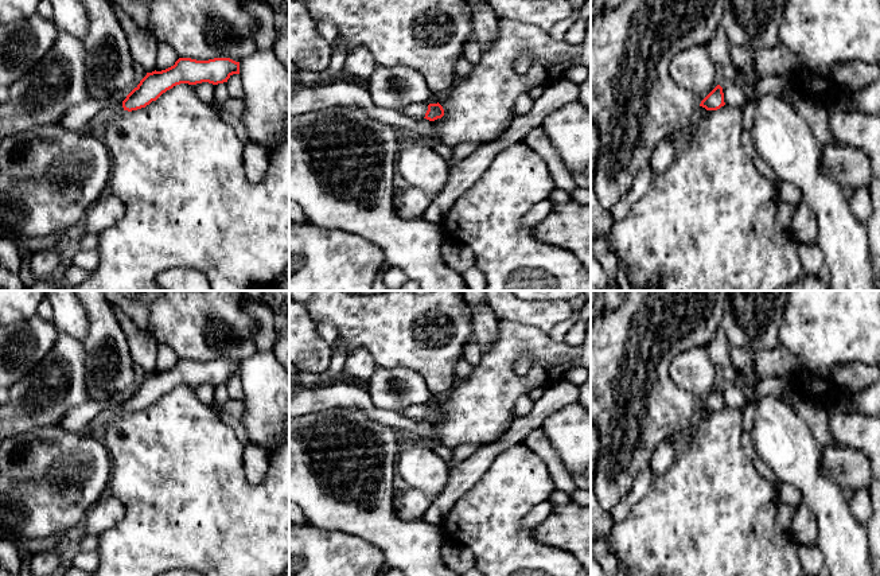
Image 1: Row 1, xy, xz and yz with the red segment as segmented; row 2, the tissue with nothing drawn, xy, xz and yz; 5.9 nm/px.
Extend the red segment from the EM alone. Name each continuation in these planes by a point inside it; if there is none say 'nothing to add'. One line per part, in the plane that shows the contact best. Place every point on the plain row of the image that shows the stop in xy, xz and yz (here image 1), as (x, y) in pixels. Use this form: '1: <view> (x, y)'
1: xz (417, 412)

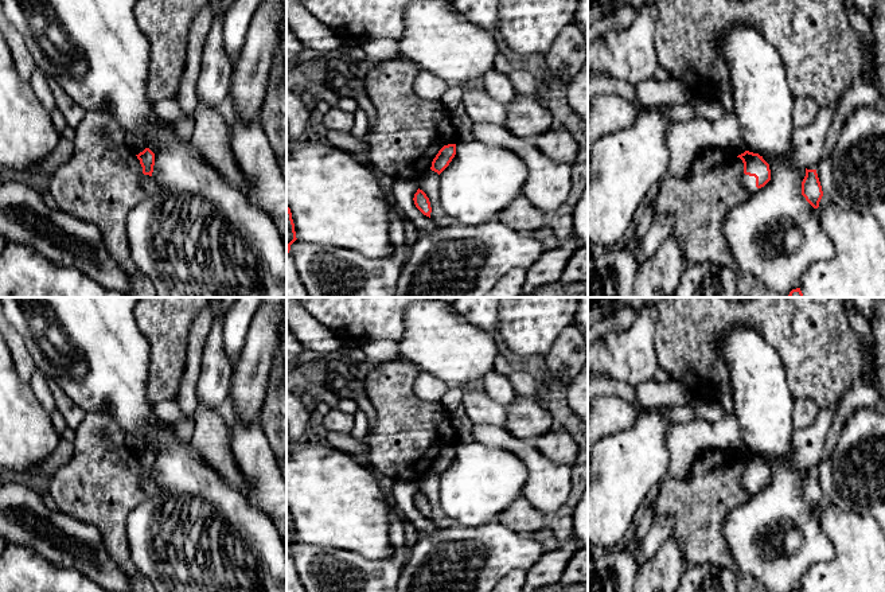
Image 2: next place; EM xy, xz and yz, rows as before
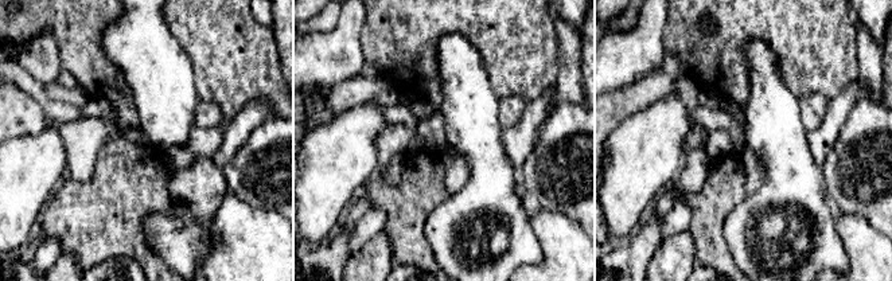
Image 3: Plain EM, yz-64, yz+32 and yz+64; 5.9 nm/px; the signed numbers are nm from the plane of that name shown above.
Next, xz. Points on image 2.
nothing to add

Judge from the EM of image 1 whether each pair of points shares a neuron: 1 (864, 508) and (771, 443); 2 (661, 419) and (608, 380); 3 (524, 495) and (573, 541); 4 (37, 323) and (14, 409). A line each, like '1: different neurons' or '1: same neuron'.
1: different neurons
2: same neuron
3: different neurons
4: different neurons

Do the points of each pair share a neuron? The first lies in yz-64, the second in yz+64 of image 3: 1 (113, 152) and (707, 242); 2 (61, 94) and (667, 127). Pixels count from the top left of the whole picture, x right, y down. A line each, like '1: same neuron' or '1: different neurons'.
1: same neuron
2: different neurons

